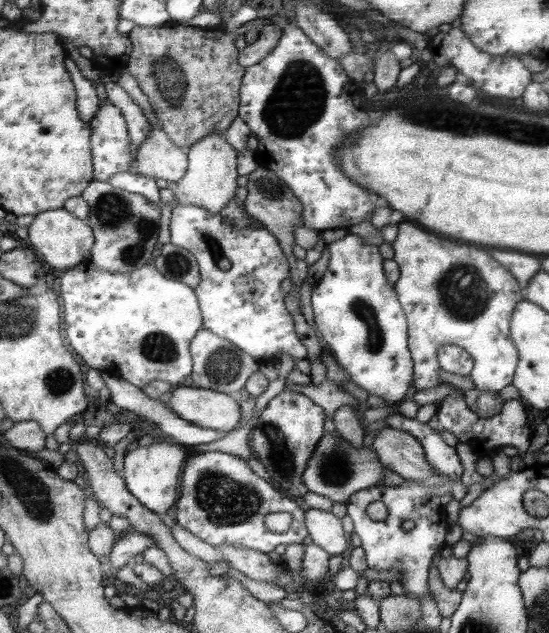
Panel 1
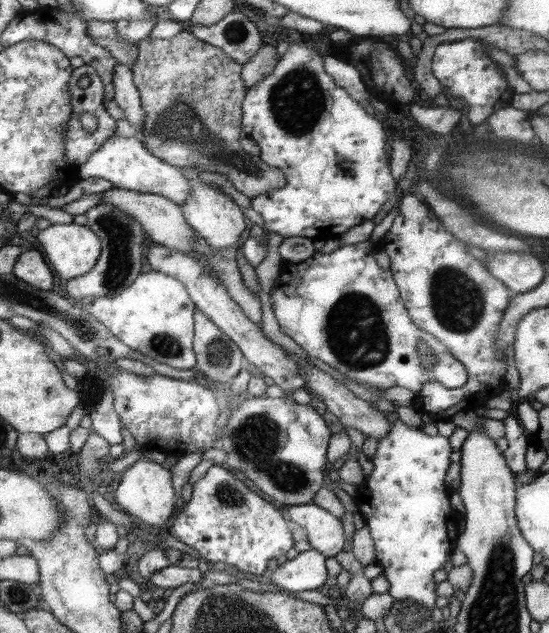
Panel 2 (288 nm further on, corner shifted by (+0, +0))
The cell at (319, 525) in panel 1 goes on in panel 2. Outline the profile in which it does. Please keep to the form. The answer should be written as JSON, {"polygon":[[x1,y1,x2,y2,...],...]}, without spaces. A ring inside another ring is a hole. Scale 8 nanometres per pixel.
{"polygon":[[303,504,303,506,289,506,291,522,297,522,309,534,309,544,313,550,321,552,323,556,337,556,343,554,345,548,345,530,339,516,319,508,317,504]]}

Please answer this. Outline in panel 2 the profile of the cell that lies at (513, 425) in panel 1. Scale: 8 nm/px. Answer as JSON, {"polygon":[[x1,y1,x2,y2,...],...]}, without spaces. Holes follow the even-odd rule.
{"polygon":[[513,416,501,420,503,428,505,428,505,440,507,440,507,450,503,452,503,458,507,462,507,466,511,468,511,472,519,474,523,470,527,470,527,448,529,448,529,438,521,426,519,420,515,420]]}

